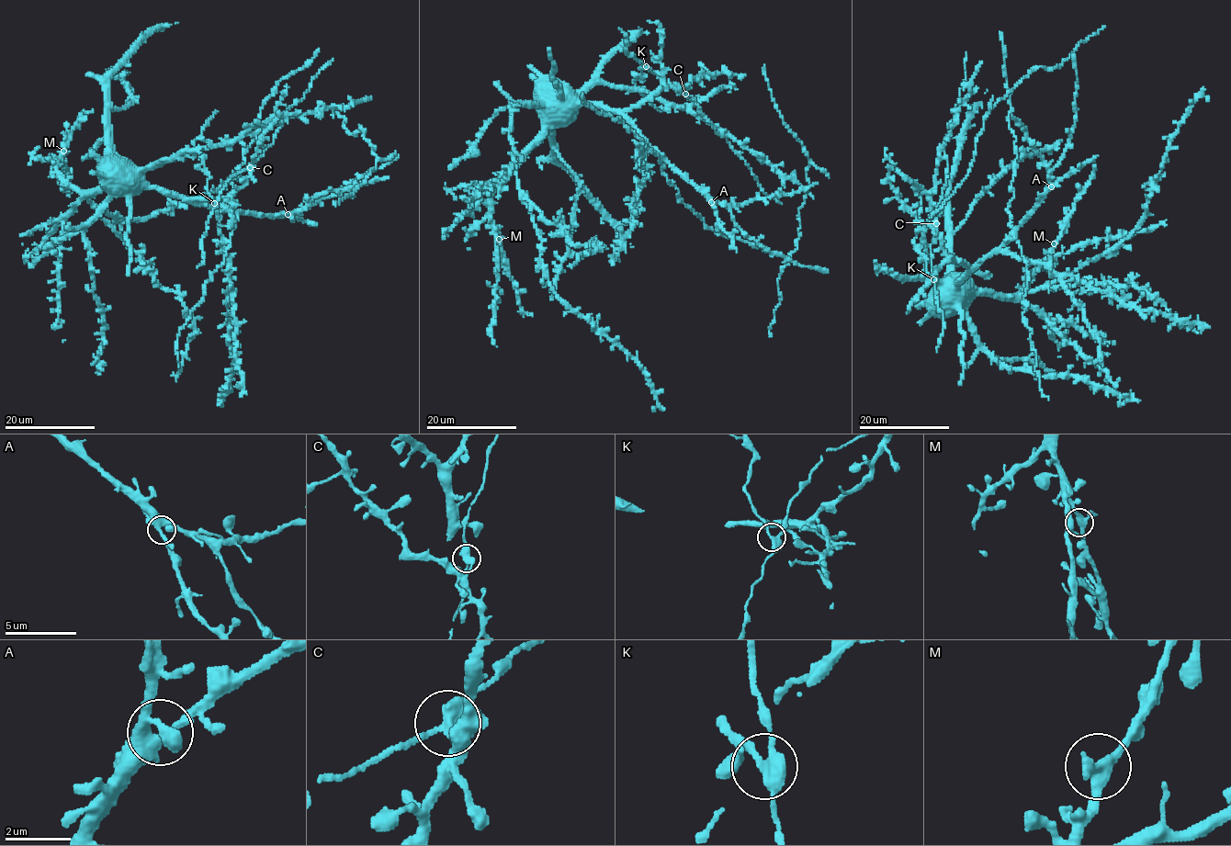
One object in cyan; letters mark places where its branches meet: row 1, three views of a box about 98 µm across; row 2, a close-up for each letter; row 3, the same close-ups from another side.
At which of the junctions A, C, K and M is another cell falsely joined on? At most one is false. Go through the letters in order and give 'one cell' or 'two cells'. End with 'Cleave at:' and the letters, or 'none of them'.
A: one cell
C: one cell
K: two cells
M: one cell
Cleave at: K

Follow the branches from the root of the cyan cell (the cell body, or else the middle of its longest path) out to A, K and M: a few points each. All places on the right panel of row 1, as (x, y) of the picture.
A: (943, 293), (938, 285), (941, 281), (948, 278), (958, 285), (958, 280), (966, 272), (999, 249), (1051, 186)
K: (943, 293), (937, 278), (927, 271), (921, 230), (914, 243), (925, 255), (927, 274), (932, 279)
M: (943, 293), (977, 292), (1004, 299), (1016, 296), (1030, 276), (1046, 261), (1054, 243)

